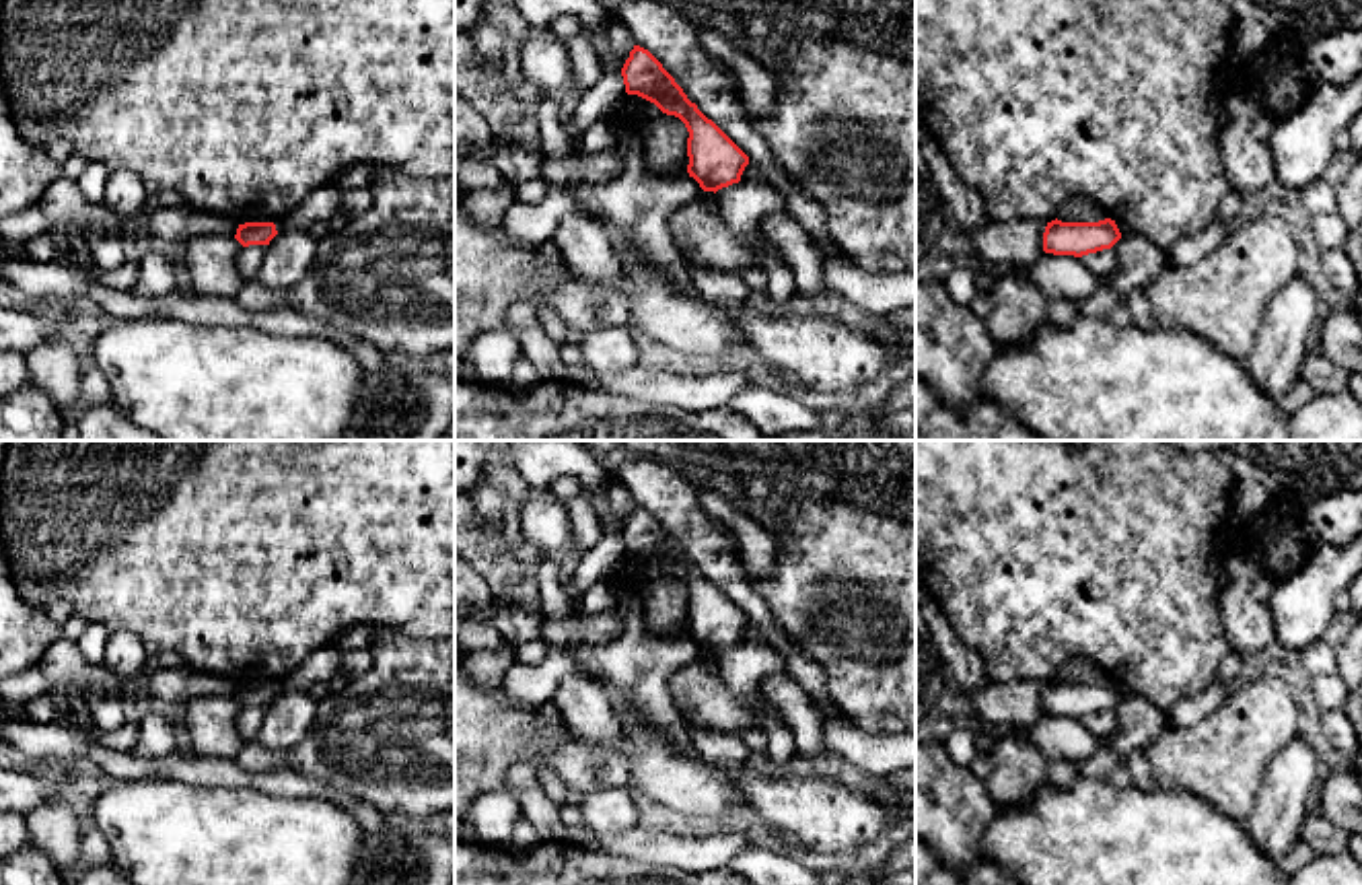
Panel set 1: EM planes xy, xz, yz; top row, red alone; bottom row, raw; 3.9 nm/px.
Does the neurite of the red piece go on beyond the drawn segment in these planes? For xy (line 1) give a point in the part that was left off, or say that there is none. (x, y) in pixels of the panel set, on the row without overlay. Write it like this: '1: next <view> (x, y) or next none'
1: next none

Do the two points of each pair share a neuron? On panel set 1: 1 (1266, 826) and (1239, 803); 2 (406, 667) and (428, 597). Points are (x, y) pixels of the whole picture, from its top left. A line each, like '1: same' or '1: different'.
1: different
2: different

